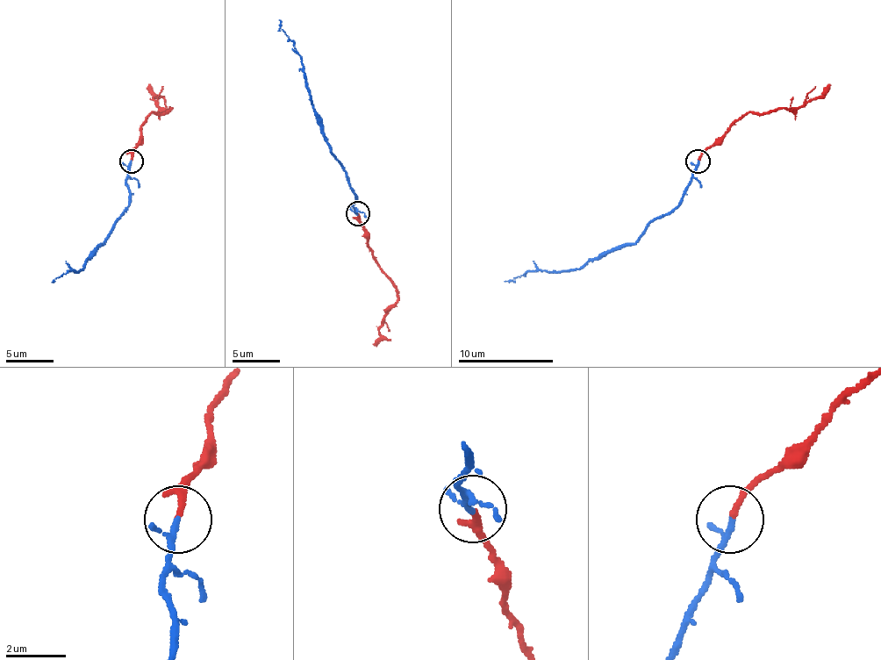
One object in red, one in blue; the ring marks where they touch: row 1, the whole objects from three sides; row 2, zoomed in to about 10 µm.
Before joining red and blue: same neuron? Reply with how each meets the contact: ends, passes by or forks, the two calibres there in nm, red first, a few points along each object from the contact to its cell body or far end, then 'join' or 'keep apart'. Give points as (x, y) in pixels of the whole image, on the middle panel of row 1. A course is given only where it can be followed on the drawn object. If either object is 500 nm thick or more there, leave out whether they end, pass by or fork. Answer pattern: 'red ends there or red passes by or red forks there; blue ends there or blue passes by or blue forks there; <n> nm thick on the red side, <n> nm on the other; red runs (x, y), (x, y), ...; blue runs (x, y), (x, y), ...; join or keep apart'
red passes by; blue passes by; 140 nm thick on the red side, 140 nm on the other; red runs (358, 212), (368, 246), (398, 296), (375, 346); blue runs (358, 212), (346, 170), (329, 148), (308, 94), (304, 63), (294, 42), (280, 27), (282, 20); join

